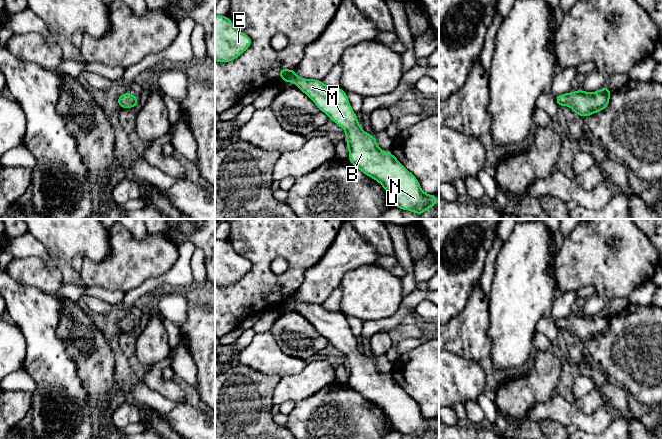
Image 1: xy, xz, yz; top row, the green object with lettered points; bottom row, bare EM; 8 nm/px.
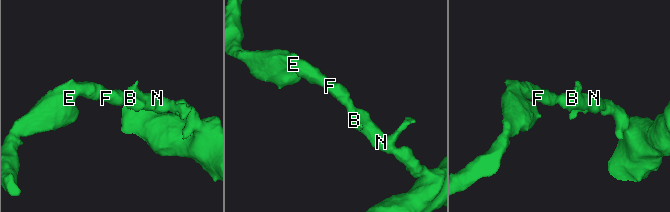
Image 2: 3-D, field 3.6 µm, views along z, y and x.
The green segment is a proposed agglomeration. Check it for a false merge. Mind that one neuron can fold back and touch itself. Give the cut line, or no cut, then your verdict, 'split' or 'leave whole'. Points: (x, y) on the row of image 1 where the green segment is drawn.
cut none; leave whole

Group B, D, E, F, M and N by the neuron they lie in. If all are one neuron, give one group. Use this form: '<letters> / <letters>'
B D E F M N

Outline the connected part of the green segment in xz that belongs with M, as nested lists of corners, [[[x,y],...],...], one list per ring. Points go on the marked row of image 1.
[[[279,68],[282,82],[294,82],[296,88],[305,93],[330,120],[345,130],[346,143],[349,150],[348,161],[365,175],[379,182],[392,197],[396,208],[412,211],[422,215],[427,209],[437,206],[437,193],[428,195],[423,192],[418,179],[408,171],[394,156],[380,149],[374,135],[366,133],[359,125],[357,114],[352,110],[347,93],[338,87],[329,87],[321,80],[299,78],[295,69]]]

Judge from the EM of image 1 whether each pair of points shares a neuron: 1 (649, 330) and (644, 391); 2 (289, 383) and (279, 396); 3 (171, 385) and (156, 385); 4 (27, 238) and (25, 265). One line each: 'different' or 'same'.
1: same
2: same
3: same
4: different

